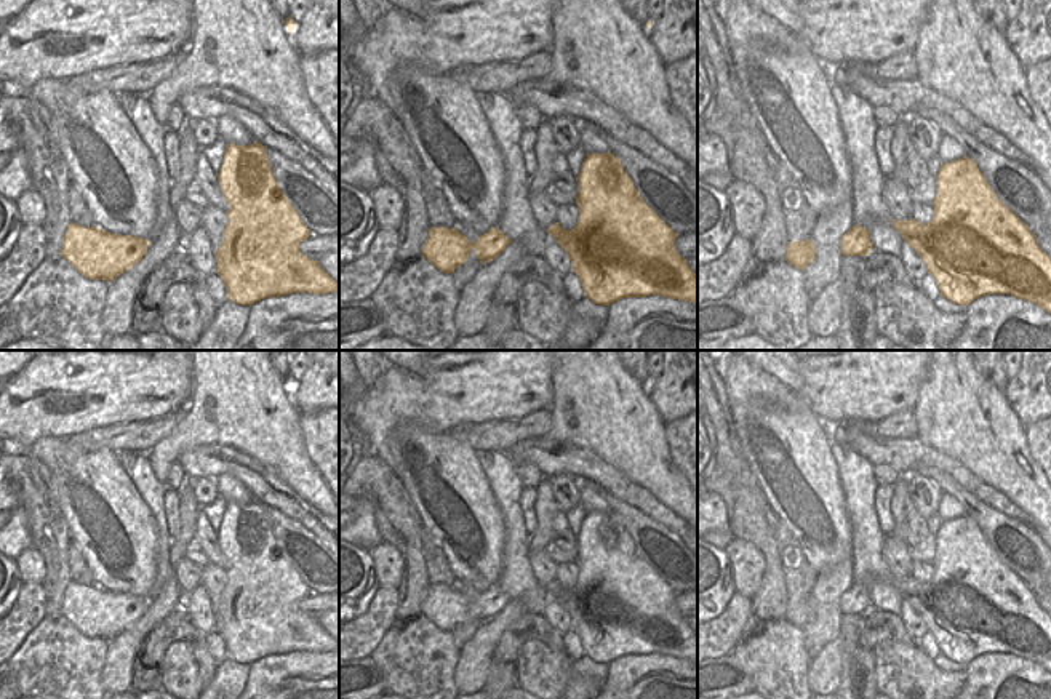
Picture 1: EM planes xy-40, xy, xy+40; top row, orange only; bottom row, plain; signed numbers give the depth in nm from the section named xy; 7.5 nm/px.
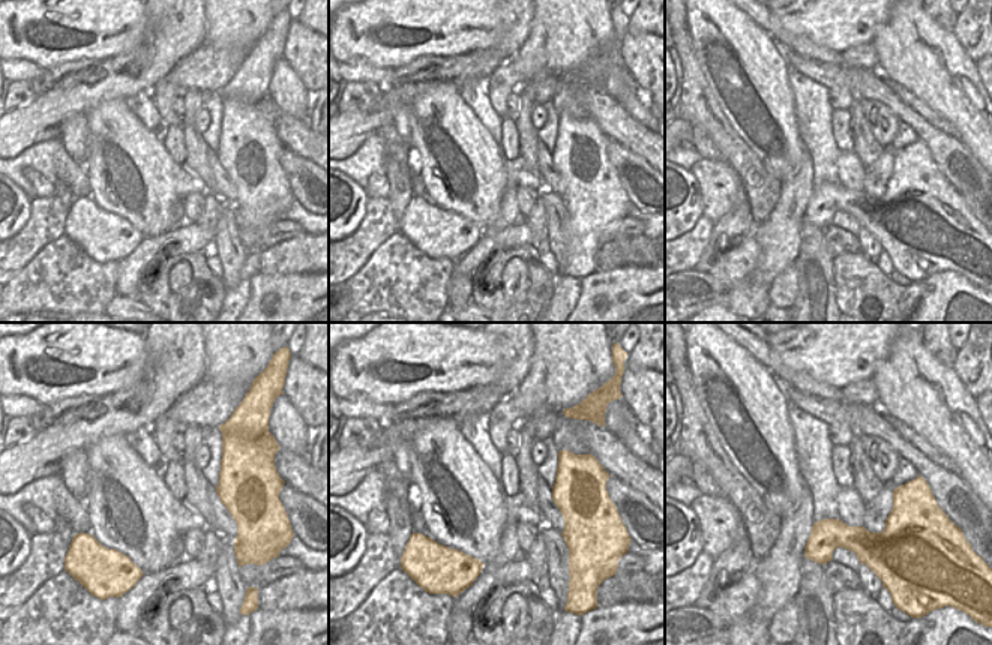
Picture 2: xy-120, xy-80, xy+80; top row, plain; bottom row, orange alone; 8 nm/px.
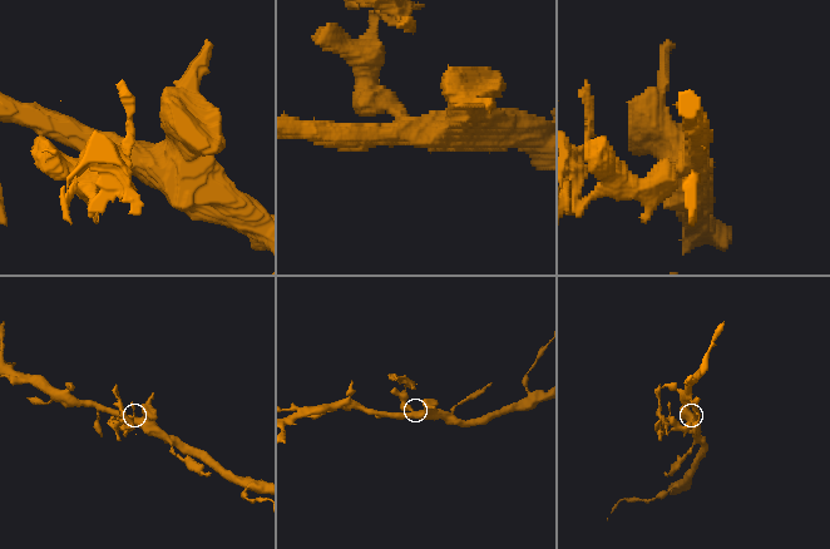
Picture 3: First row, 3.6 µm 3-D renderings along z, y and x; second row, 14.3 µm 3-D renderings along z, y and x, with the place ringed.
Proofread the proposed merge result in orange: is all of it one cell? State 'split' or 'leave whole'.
leave whole

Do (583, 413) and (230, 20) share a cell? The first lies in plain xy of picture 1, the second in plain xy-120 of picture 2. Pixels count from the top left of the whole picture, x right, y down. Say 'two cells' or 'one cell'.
one cell

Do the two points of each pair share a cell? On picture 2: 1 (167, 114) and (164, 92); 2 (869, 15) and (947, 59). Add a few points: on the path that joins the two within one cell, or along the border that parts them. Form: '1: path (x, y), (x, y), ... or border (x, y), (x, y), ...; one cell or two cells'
1: path (164, 108), (164, 98); one cell
2: border (889, 15), (871, 41); two cells

